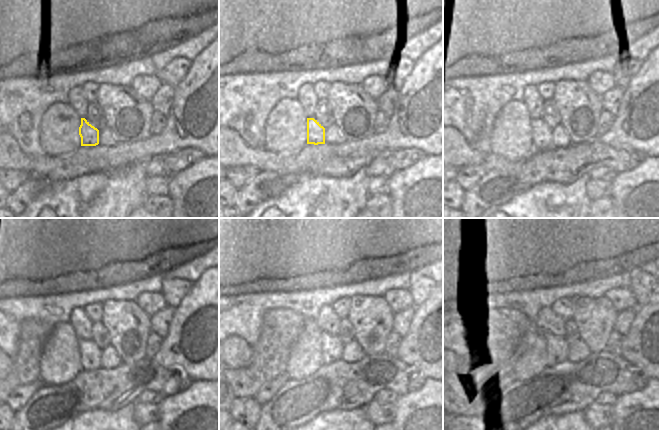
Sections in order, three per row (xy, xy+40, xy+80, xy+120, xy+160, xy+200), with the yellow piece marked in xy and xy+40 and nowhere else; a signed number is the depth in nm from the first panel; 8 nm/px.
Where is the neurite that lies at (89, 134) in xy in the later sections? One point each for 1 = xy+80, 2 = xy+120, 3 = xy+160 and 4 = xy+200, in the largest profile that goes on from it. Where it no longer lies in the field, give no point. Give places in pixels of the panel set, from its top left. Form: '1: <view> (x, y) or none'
1: xy+80 (541, 133)
2: xy+120 (90, 353)
3: xy+160 (331, 347)
4: xy+200 (557, 348)

